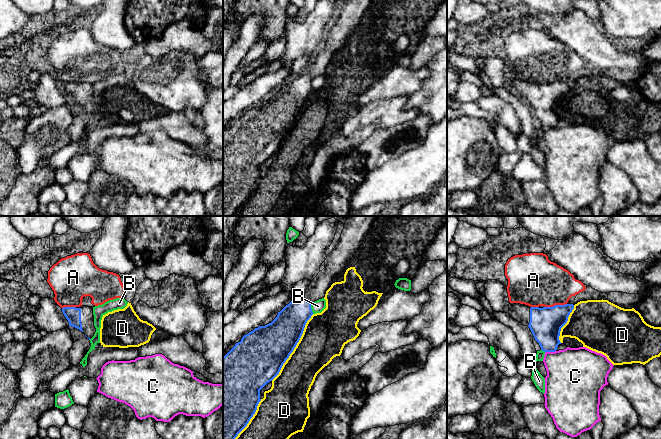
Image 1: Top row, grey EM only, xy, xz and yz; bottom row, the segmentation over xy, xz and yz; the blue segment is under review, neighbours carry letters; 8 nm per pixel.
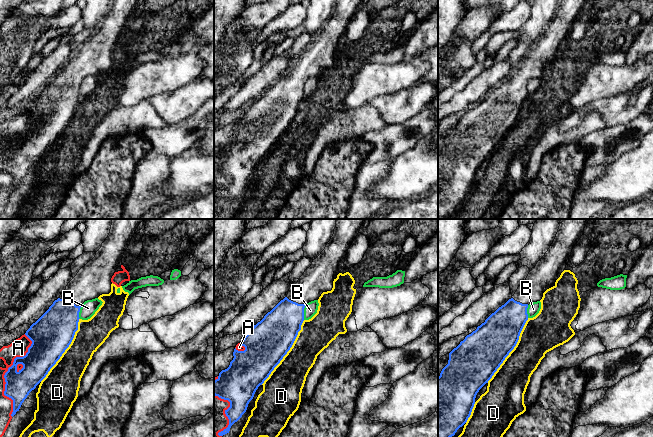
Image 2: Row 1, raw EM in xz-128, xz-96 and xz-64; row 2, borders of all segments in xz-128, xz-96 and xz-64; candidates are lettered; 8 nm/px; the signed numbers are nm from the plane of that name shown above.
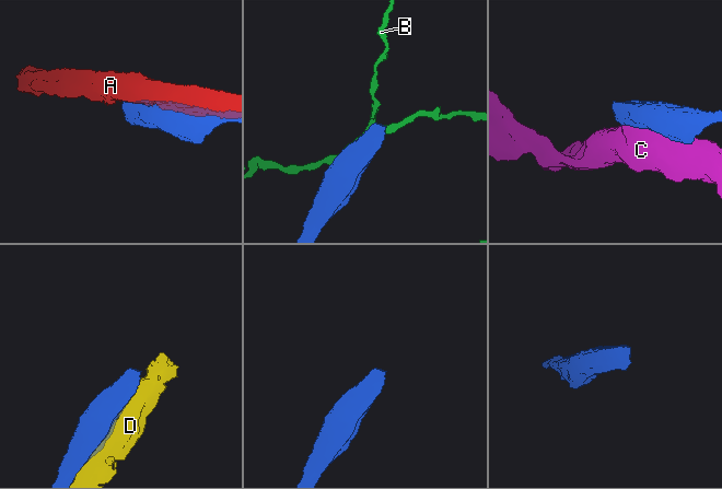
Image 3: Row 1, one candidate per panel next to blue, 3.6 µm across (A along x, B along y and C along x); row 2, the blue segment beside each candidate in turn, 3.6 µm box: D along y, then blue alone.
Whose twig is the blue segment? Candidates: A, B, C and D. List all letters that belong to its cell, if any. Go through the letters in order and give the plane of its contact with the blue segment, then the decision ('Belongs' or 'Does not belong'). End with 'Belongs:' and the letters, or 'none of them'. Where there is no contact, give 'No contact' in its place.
A: Touches blue in yz. Does not belong
B: Touches blue in xz. Does not belong
C: Touches blue in yz. Does not belong
D: Touches blue in xz. Does not belong
Belongs: none of them

